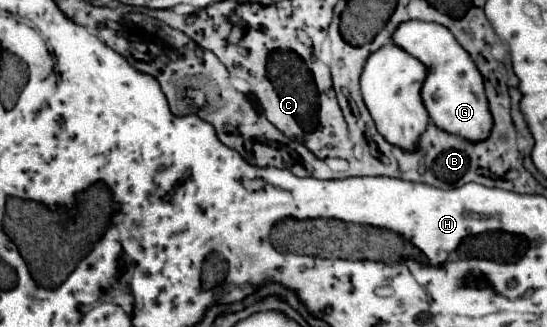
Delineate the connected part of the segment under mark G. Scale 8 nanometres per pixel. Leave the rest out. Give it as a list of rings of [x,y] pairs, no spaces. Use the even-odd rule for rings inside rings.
[[[404,21],[392,33],[392,41],[422,61],[428,69],[420,93],[430,119],[438,127],[452,131],[452,135],[464,135],[464,139],[484,139],[484,135],[492,131],[492,115],[488,115],[484,81],[480,79],[480,73],[468,53],[456,43],[454,35],[446,27],[428,21]]]

